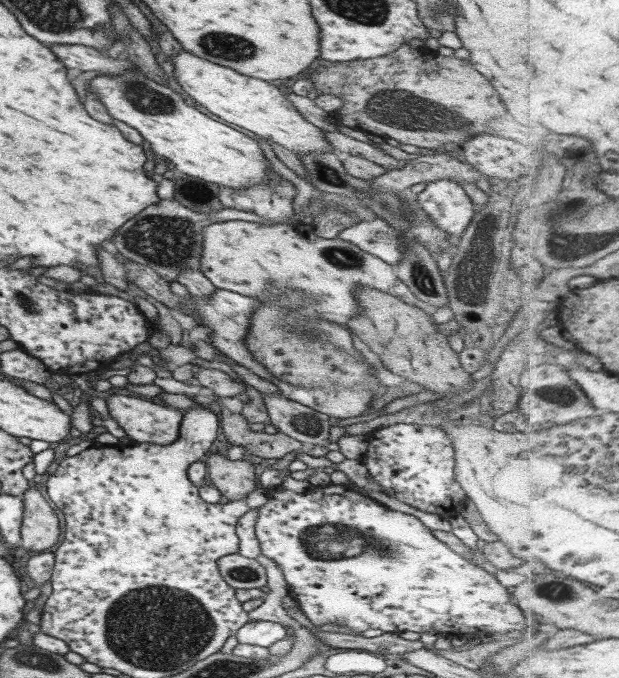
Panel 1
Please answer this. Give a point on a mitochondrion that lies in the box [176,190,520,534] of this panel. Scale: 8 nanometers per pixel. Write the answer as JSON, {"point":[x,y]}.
{"point":[467,281]}

